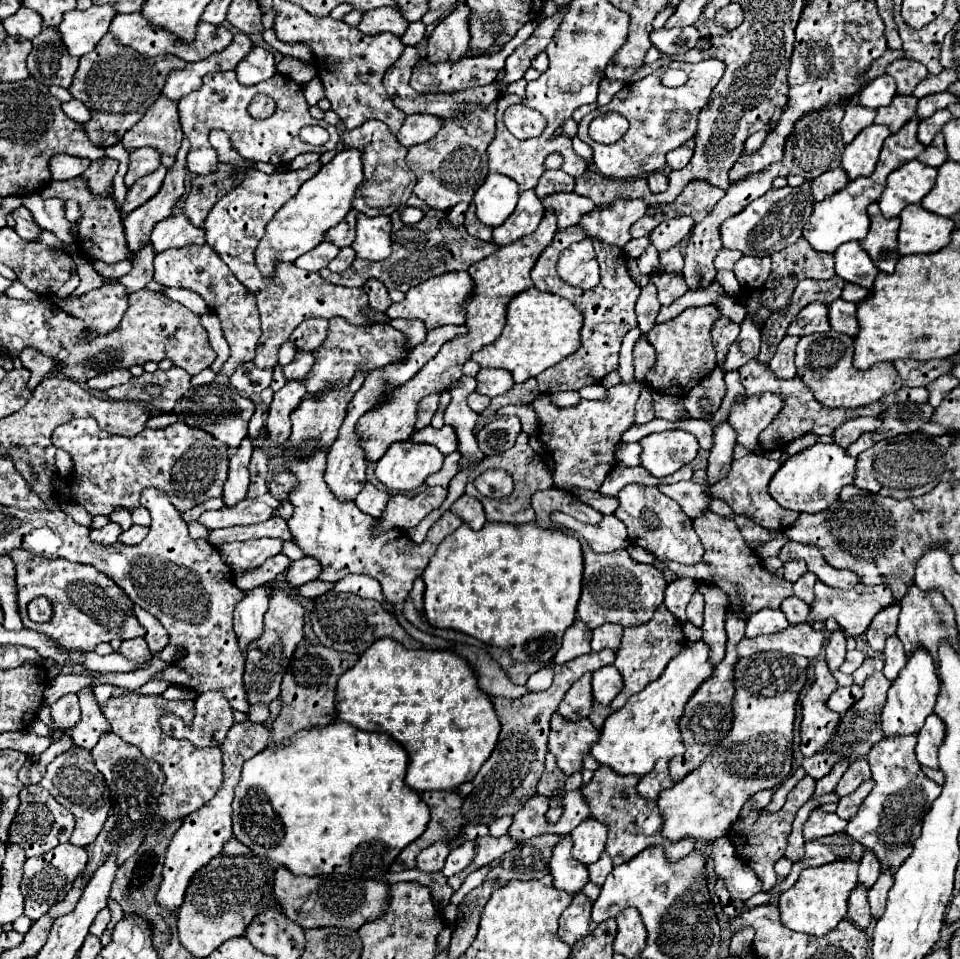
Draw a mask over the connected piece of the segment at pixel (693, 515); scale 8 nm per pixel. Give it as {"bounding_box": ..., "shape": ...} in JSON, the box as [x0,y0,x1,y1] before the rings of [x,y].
{"bounding_box":[658,483,710,519],"shape":[[[674,483],[658,487],[664,495],[674,499],[690,519],[698,519],[704,511],[710,509],[710,497],[704,491],[704,485],[698,483]]]}

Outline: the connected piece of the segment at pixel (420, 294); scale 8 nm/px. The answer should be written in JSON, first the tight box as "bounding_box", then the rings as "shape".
{"bounding_box":[386,271,474,329],"shape":[[[466,271],[442,273],[438,277],[430,277],[418,287],[412,287],[406,293],[406,299],[400,303],[392,303],[392,307],[386,313],[390,319],[398,319],[398,317],[422,319],[428,329],[436,329],[442,325],[462,325],[466,321],[466,311],[462,309],[462,305],[464,301],[468,301],[468,295],[472,293],[474,293],[474,281]]]}

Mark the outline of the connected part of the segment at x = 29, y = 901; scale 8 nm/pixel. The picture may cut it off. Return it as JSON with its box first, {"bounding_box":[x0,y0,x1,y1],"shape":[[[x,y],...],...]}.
{"bounding_box":[22,843,86,921],"shape":[[[64,843],[60,847],[54,847],[52,851],[44,853],[42,857],[30,857],[24,865],[24,879],[22,879],[22,895],[26,899],[24,915],[32,921],[38,921],[54,903],[62,901],[68,891],[72,889],[74,879],[84,871],[86,867],[86,849],[76,847],[72,843]]]}

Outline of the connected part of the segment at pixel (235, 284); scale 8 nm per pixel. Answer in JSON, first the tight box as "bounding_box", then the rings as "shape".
{"bounding_box":[154,245,260,375],"shape":[[[188,245],[180,249],[168,249],[154,259],[154,281],[166,287],[180,287],[198,293],[210,311],[220,319],[224,339],[230,345],[230,359],[222,365],[222,375],[232,375],[242,363],[252,361],[256,355],[256,343],[260,337],[260,315],[252,293],[246,293],[244,285],[228,271],[228,265],[210,245]]]}

